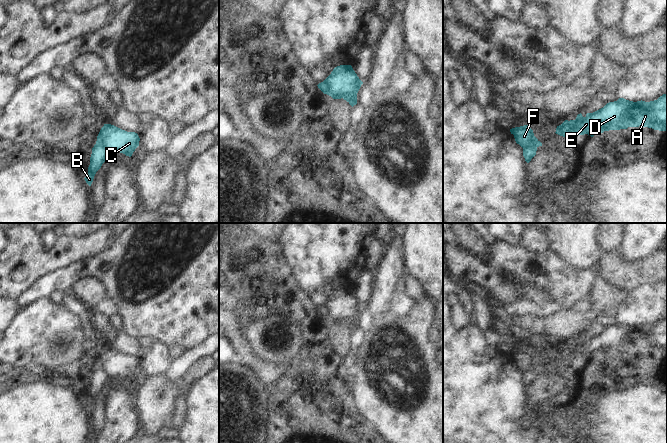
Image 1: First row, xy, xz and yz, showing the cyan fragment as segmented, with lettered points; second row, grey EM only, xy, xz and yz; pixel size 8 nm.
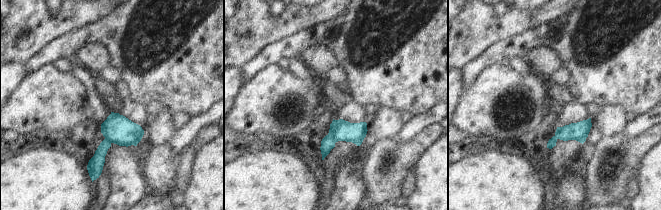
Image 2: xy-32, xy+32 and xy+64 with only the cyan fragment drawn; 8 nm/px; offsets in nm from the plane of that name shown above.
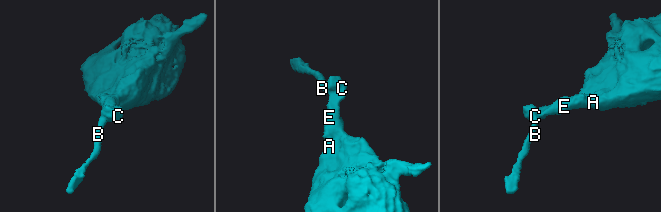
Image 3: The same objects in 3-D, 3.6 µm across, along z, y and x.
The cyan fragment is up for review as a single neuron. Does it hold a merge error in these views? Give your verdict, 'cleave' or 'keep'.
cleave

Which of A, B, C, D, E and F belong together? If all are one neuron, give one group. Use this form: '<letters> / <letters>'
A C D E F / B

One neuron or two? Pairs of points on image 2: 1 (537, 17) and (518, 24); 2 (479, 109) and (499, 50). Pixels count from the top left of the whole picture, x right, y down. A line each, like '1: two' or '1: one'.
1: one
2: two

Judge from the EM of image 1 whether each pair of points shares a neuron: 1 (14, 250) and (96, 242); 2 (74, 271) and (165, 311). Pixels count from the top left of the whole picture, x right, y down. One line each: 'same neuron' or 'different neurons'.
1: same neuron
2: same neuron

